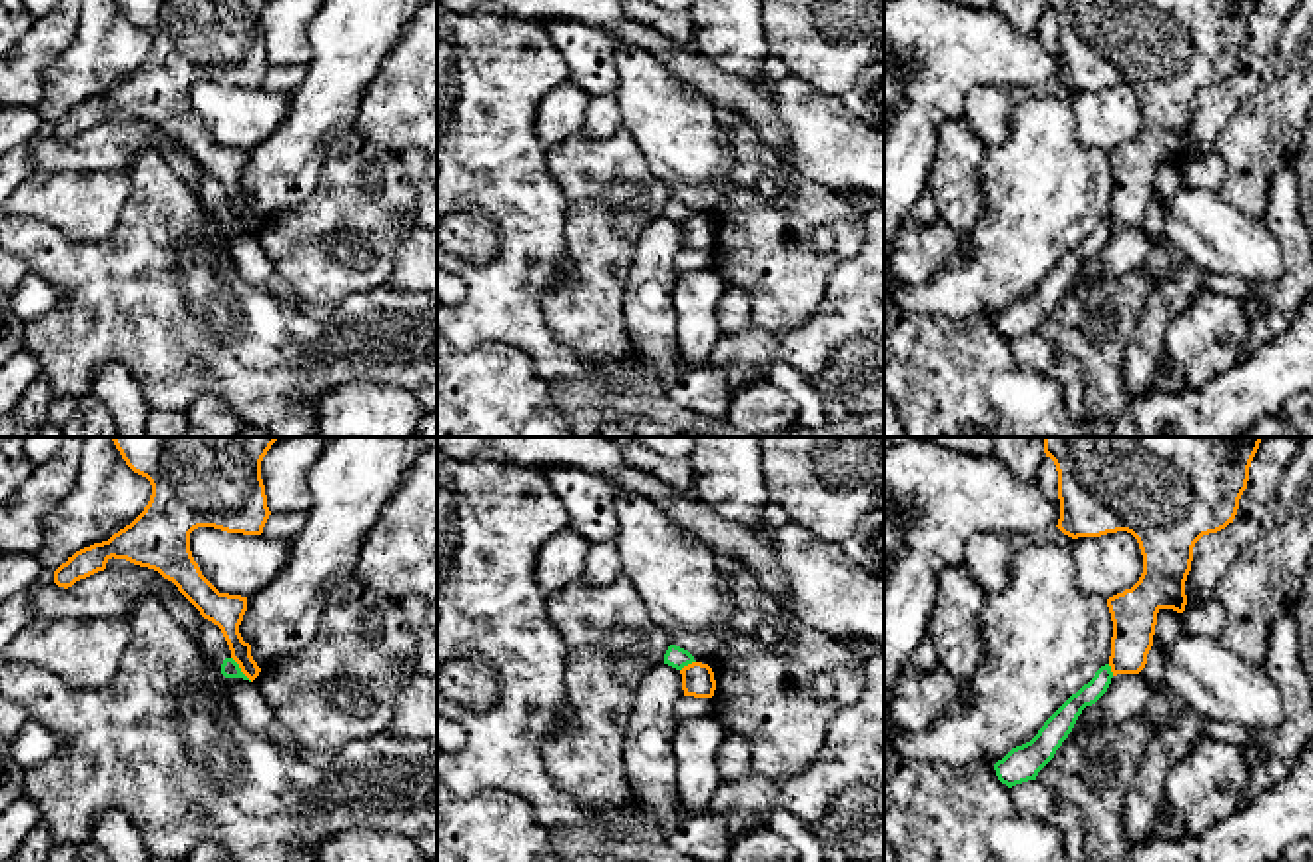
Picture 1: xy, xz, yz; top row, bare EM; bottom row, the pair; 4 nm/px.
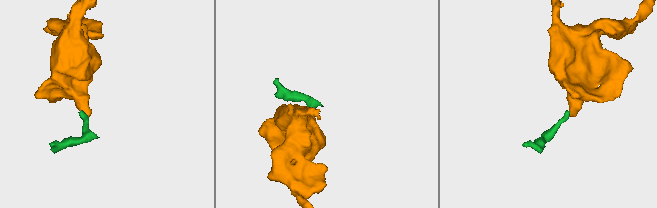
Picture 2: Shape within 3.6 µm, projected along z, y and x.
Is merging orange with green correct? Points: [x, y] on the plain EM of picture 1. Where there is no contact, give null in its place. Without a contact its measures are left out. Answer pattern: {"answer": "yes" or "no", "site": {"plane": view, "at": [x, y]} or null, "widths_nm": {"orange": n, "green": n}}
{"answer": "no", "site": {"plane": "xy", "at": [240, 220]}, "widths_nm": {"orange": 140, "green": 80}}

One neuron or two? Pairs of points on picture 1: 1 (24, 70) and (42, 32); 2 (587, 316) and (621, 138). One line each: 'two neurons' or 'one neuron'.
1: one neuron
2: one neuron

